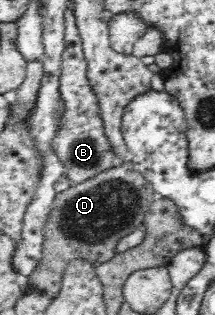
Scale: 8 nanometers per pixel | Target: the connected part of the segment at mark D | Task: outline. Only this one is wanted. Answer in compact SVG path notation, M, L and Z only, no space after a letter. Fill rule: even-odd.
M128 159L56 194L45 222L41 259L28 277L23 277L23 295L41 292L55 299L59 296L65 268L71 261L83 259L93 266L109 261L120 239L144 225L152 194L145 176Z

